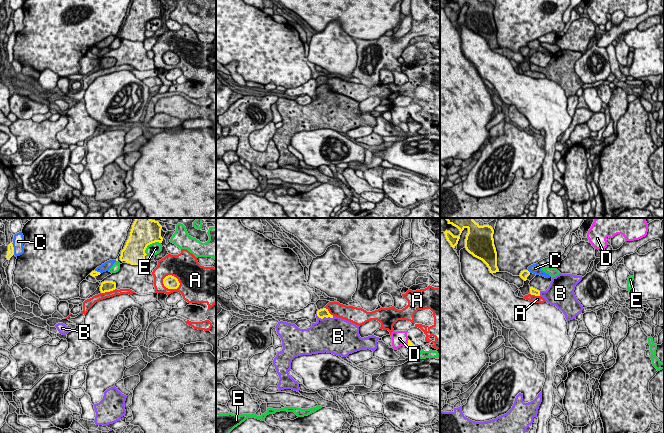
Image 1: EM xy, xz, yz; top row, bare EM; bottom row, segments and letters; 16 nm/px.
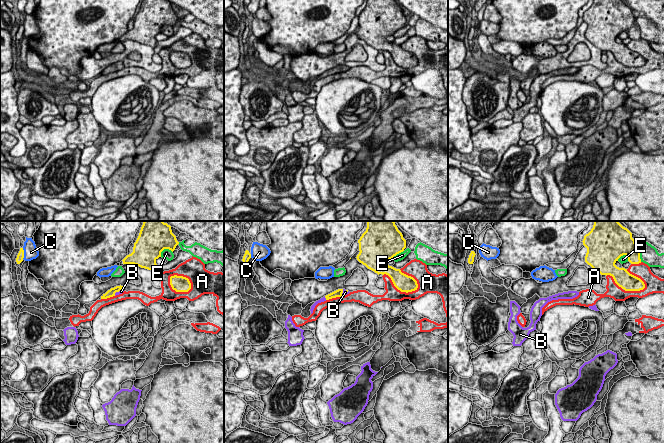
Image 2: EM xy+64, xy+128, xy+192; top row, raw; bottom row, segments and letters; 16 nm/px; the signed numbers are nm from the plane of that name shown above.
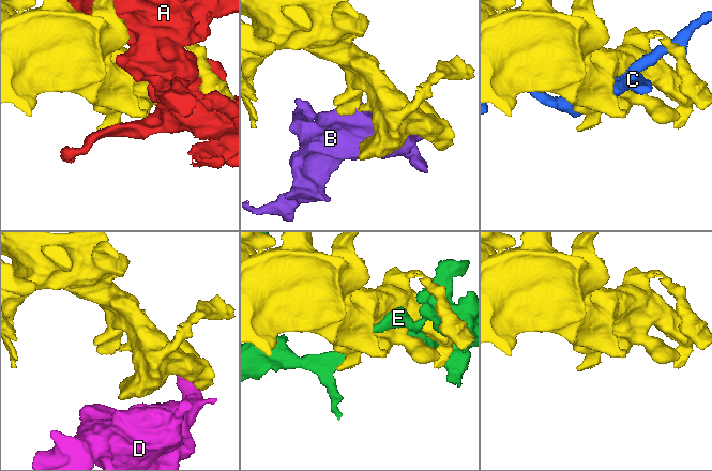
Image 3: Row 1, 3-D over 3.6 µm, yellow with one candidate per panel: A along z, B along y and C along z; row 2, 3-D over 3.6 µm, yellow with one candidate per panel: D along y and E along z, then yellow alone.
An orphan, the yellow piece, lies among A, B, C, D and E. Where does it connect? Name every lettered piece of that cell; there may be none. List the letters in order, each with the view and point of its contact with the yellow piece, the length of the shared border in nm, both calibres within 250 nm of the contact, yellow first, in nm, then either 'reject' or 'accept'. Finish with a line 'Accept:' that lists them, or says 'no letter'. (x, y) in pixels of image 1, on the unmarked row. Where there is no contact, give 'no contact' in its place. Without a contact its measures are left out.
A: contact xy (171, 51); length 320 nm; calibres 220 and 440 nm; reject
B: contact xz (325, 92); length 300 nm; calibres 140 and 440 nm; accept
C: contact xy (13, 25); length 200 nm; calibres 120 and 190 nm; reject
D: contact xz (408, 117); length 70 nm; calibres 70 and 260 nm; reject
E: contact xy (150, 19); length 320 nm; calibres 380 and 190 nm; reject
Accept: B

